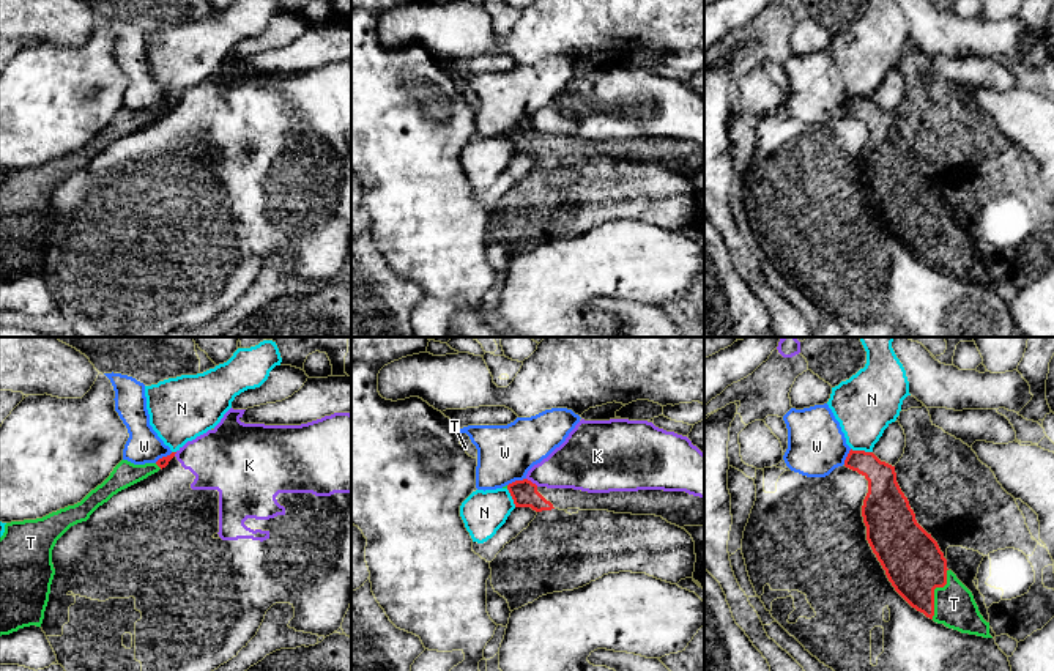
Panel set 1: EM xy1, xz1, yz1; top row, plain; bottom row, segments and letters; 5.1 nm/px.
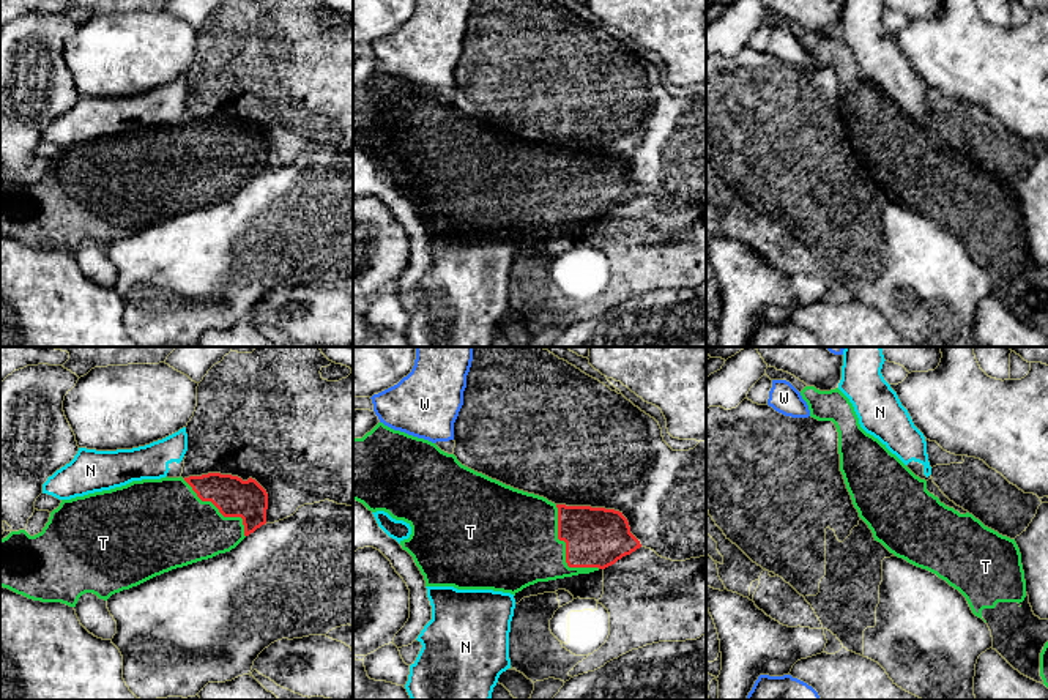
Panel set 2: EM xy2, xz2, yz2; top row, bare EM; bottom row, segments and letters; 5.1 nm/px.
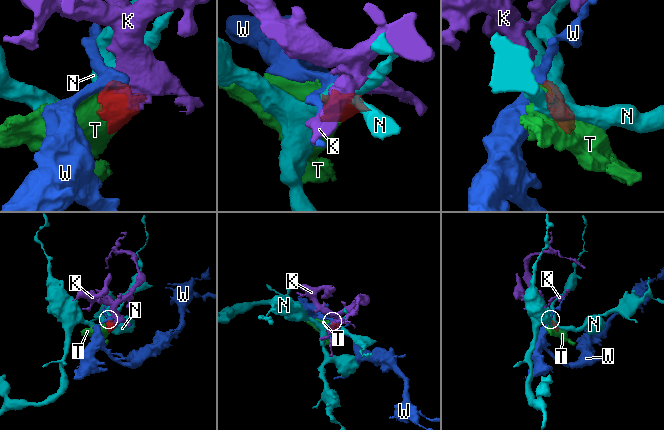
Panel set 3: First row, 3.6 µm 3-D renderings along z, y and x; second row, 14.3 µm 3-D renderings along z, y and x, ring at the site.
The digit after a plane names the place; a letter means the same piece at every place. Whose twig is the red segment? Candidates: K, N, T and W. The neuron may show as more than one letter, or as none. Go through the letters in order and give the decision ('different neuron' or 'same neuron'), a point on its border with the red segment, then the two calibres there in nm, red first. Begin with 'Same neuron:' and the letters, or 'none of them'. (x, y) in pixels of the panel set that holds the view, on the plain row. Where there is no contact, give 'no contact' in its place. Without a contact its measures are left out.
Same neuron: T
K: different neuron; meets red in xz1 at (531, 129); 130 nm thick on the red side, 240 nm on the other
N: different neuron; meets red in yz1 at (862, 98); 170 nm thick on the red side, 320 nm on the other
T: same neuron; meets red in xz2 at (566, 197); 300 nm thick on the red side, 420 nm on the other
W: different neuron; meets red in xz1 at (515, 128); 130 nm thick on the red side, 280 nm on the other

